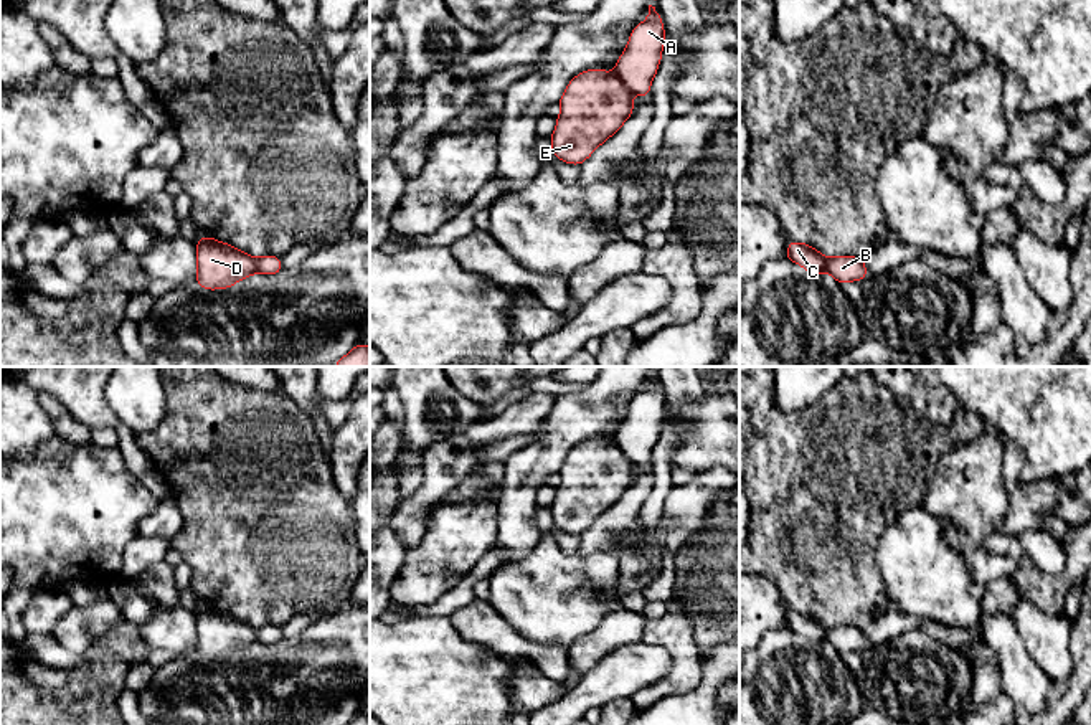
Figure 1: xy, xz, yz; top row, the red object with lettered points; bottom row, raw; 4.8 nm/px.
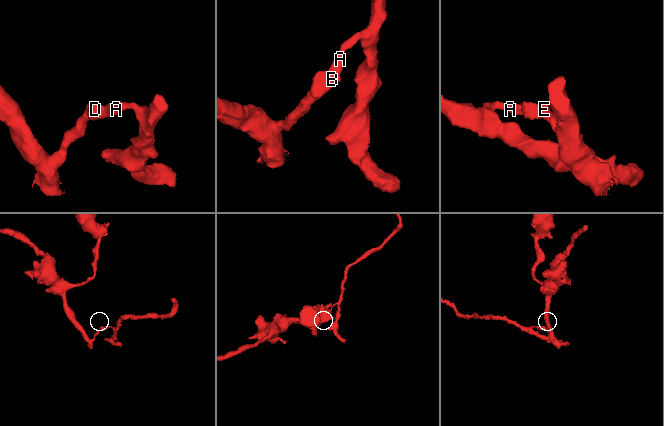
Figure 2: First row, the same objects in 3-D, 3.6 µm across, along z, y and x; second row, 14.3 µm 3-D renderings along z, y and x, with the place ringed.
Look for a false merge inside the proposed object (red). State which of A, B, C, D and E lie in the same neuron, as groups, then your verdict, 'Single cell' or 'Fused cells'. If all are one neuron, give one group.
Groups: A C / B D E. Fused cells

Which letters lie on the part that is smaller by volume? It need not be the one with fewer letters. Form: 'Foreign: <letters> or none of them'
Foreign: A, C

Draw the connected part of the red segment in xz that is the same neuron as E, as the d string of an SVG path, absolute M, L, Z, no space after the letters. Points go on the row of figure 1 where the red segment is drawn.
M602 68L576 74L558 101L561 107L550 137L553 157L581 165L634 114L632 92Z

